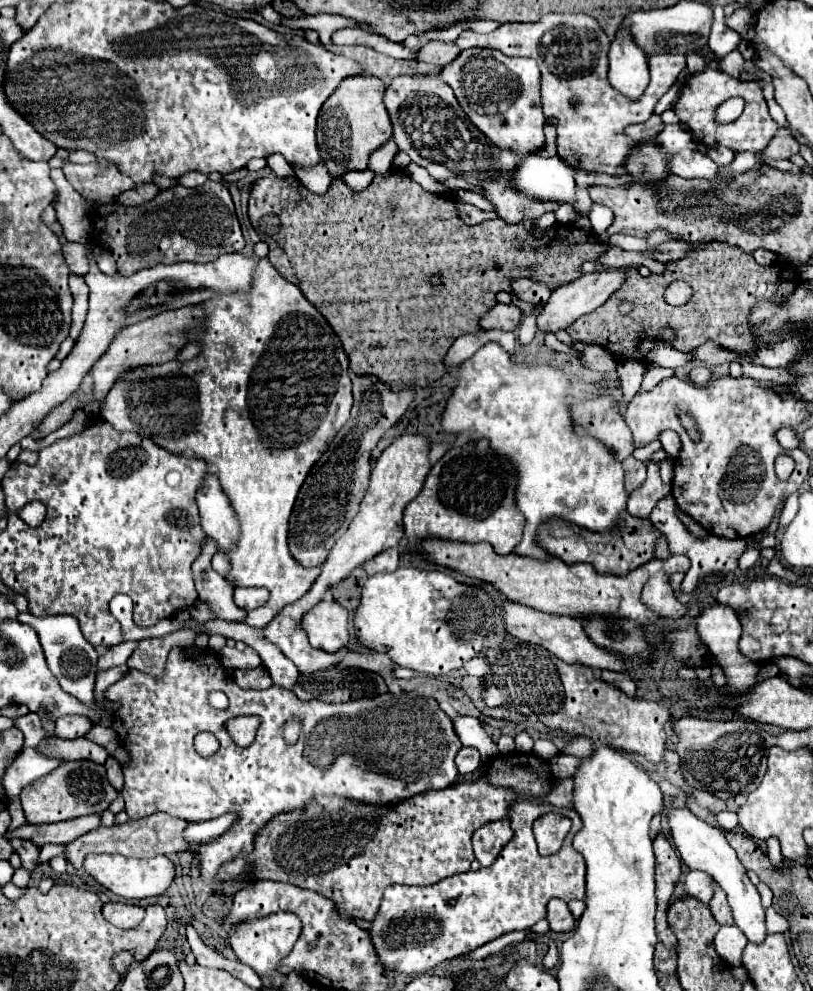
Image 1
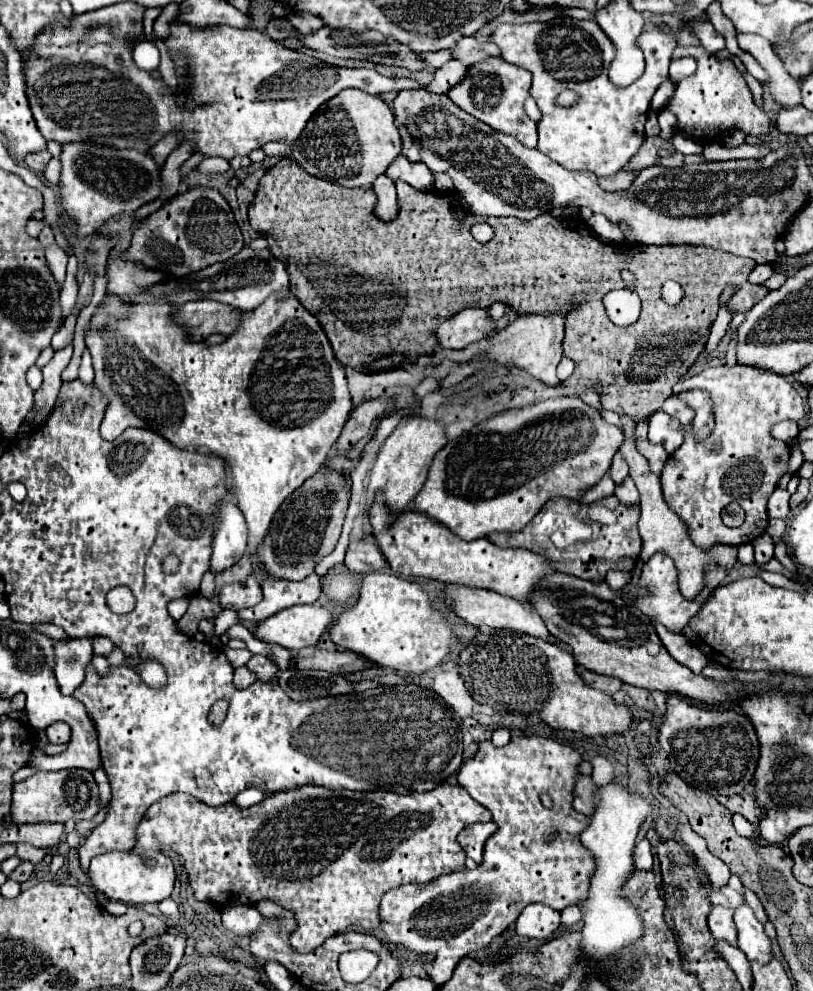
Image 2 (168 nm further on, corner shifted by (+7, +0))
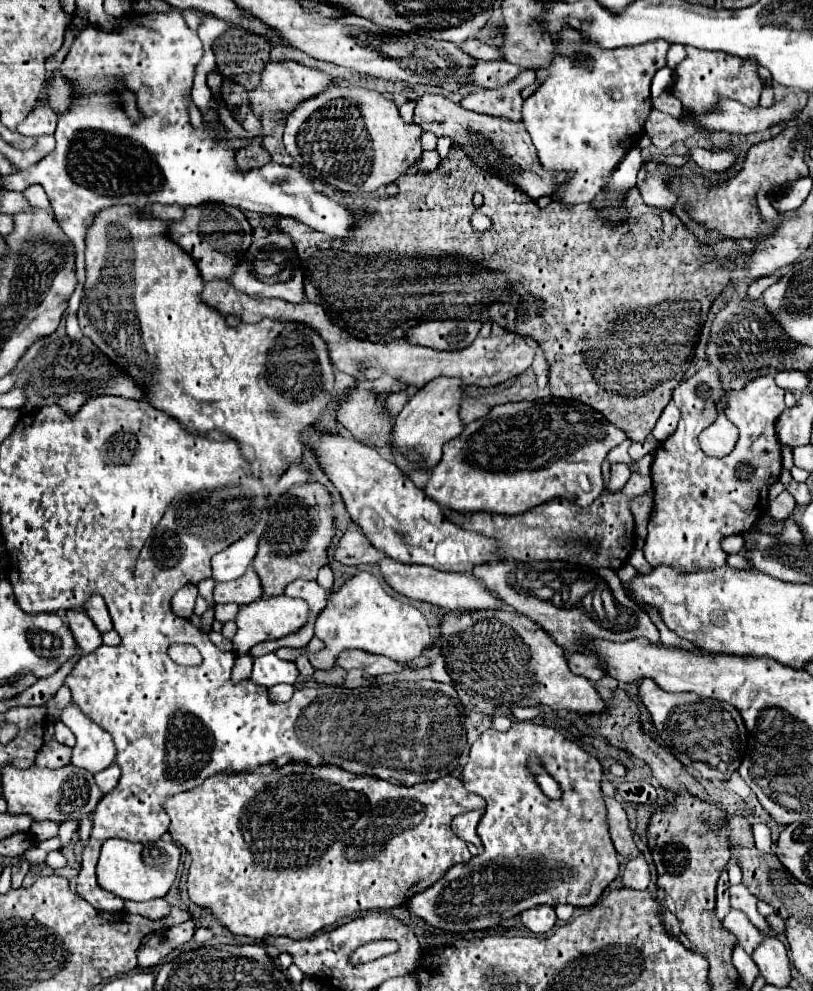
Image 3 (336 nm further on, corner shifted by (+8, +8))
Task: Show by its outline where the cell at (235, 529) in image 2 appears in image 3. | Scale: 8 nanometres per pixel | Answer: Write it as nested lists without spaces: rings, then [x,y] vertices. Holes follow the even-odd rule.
[[[255,531],[245,533],[241,541],[235,541],[221,553],[211,559],[213,565],[213,579],[215,581],[233,581],[245,573],[257,553],[259,535]]]

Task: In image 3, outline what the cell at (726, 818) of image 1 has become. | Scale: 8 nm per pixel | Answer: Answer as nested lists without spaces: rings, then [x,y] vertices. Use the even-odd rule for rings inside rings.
[[[755,823],[753,827],[753,835],[755,835],[755,845],[761,849],[761,851],[765,851],[765,853],[769,853],[769,851],[773,851],[773,841],[771,841],[771,831],[769,831],[769,827],[767,825],[763,825],[763,823]]]

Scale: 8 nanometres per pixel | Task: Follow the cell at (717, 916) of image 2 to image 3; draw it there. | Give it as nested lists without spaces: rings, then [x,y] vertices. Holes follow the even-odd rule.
[[[731,909],[727,913],[727,917],[721,921],[721,925],[733,933],[737,937],[737,943],[751,955],[753,949],[761,943],[761,933],[755,929],[755,925],[749,921],[749,917],[745,917],[745,913],[741,913],[739,909]]]

